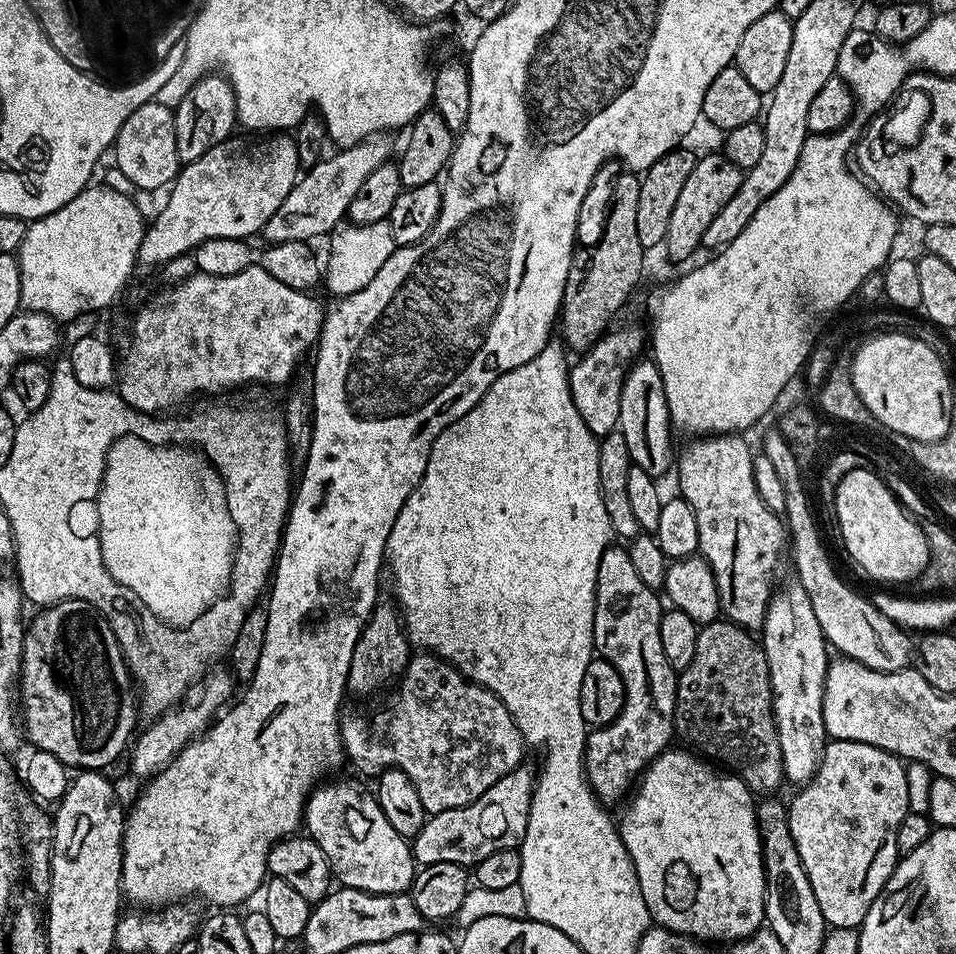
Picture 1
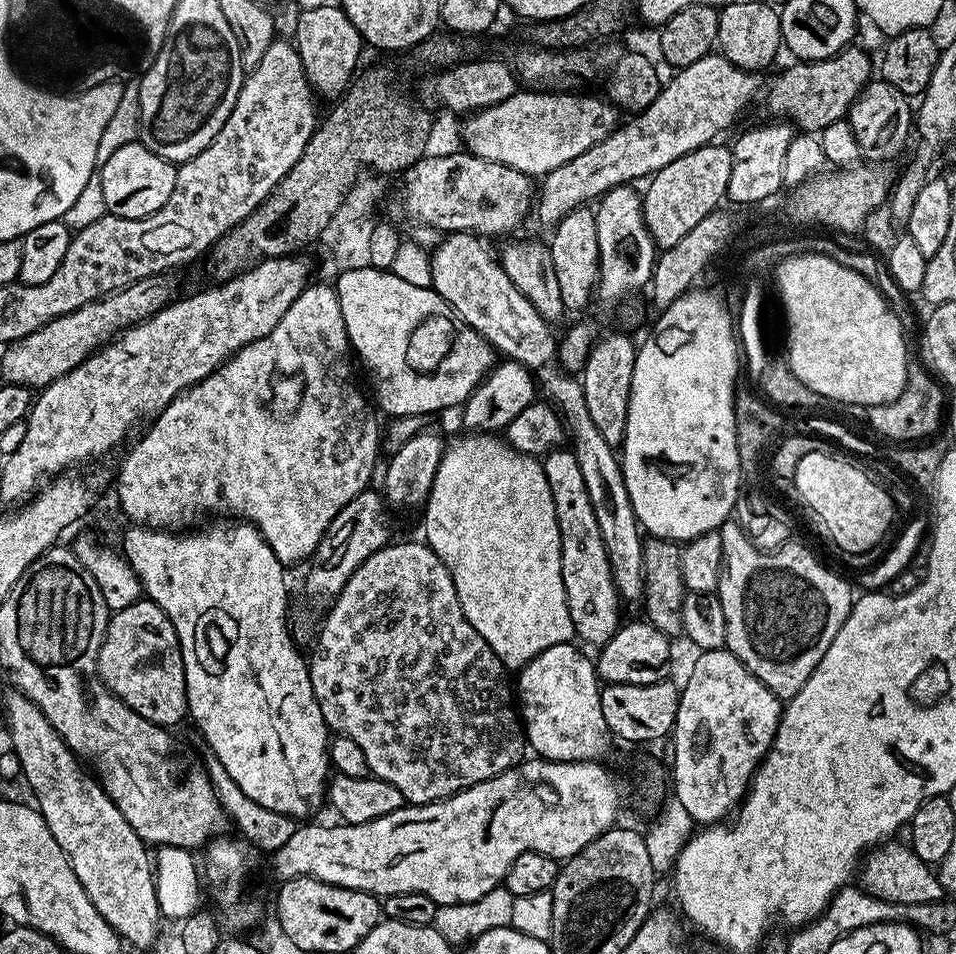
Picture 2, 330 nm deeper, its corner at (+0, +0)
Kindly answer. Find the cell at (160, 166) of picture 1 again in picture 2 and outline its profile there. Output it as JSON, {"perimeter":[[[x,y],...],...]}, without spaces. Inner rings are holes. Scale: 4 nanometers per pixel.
{"perimeter":[[[137,142],[122,146],[122,150],[117,150],[98,168],[109,213],[131,220],[152,216],[170,198],[176,181],[176,169],[177,165],[170,160],[163,160],[145,144]]]}

